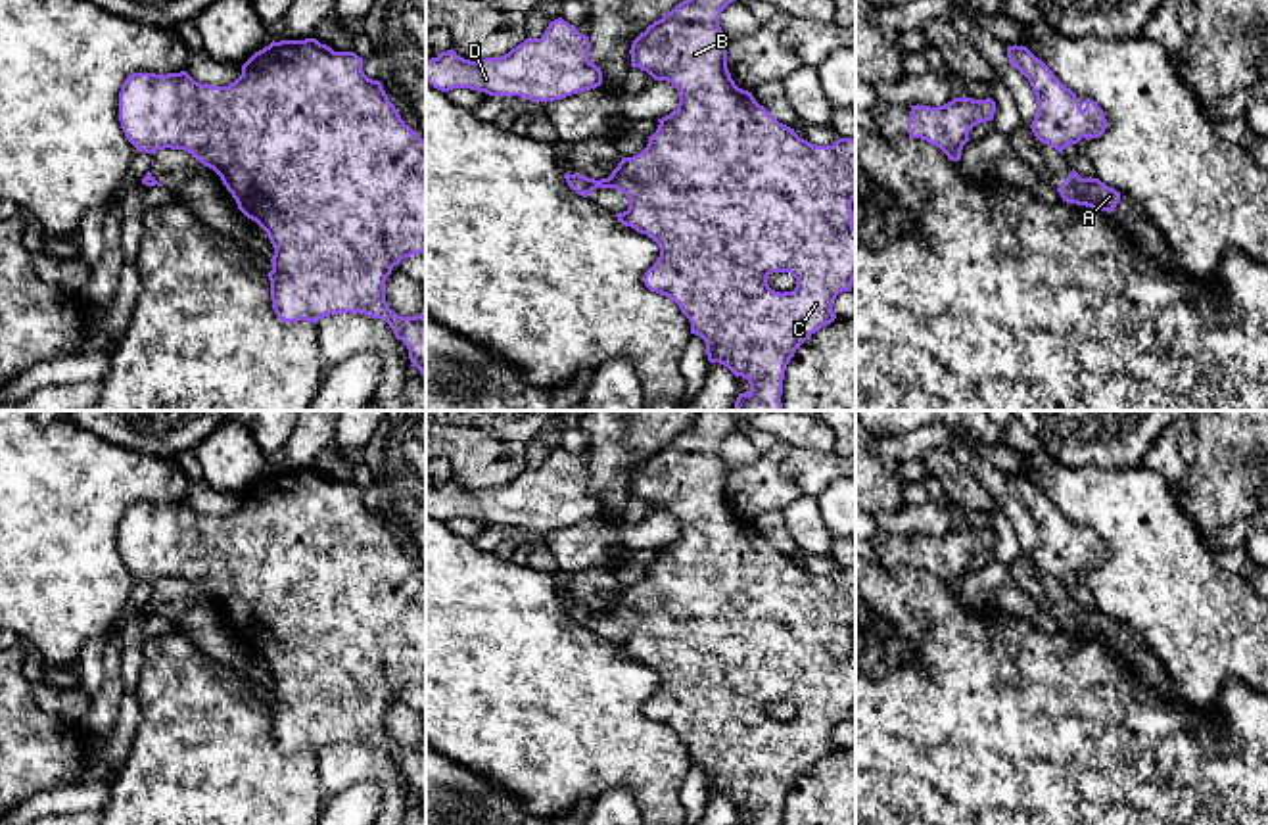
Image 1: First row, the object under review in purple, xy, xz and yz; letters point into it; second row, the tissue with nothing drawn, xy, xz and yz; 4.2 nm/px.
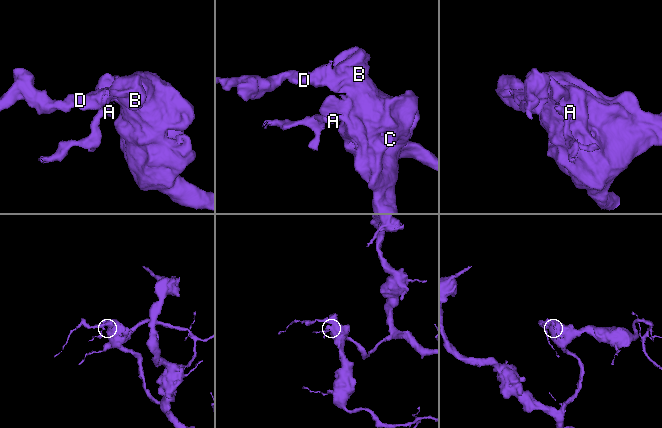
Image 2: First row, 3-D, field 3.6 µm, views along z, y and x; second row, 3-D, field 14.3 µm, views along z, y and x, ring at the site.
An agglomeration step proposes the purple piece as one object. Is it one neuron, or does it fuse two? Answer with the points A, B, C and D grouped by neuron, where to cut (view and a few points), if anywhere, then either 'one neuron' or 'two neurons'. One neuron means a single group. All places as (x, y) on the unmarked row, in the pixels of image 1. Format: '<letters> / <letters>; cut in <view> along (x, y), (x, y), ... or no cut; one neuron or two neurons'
A / B C D; cut in xz along (607, 609), (597, 611); two neurons

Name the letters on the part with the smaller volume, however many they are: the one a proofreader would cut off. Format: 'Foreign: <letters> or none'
Foreign: A

